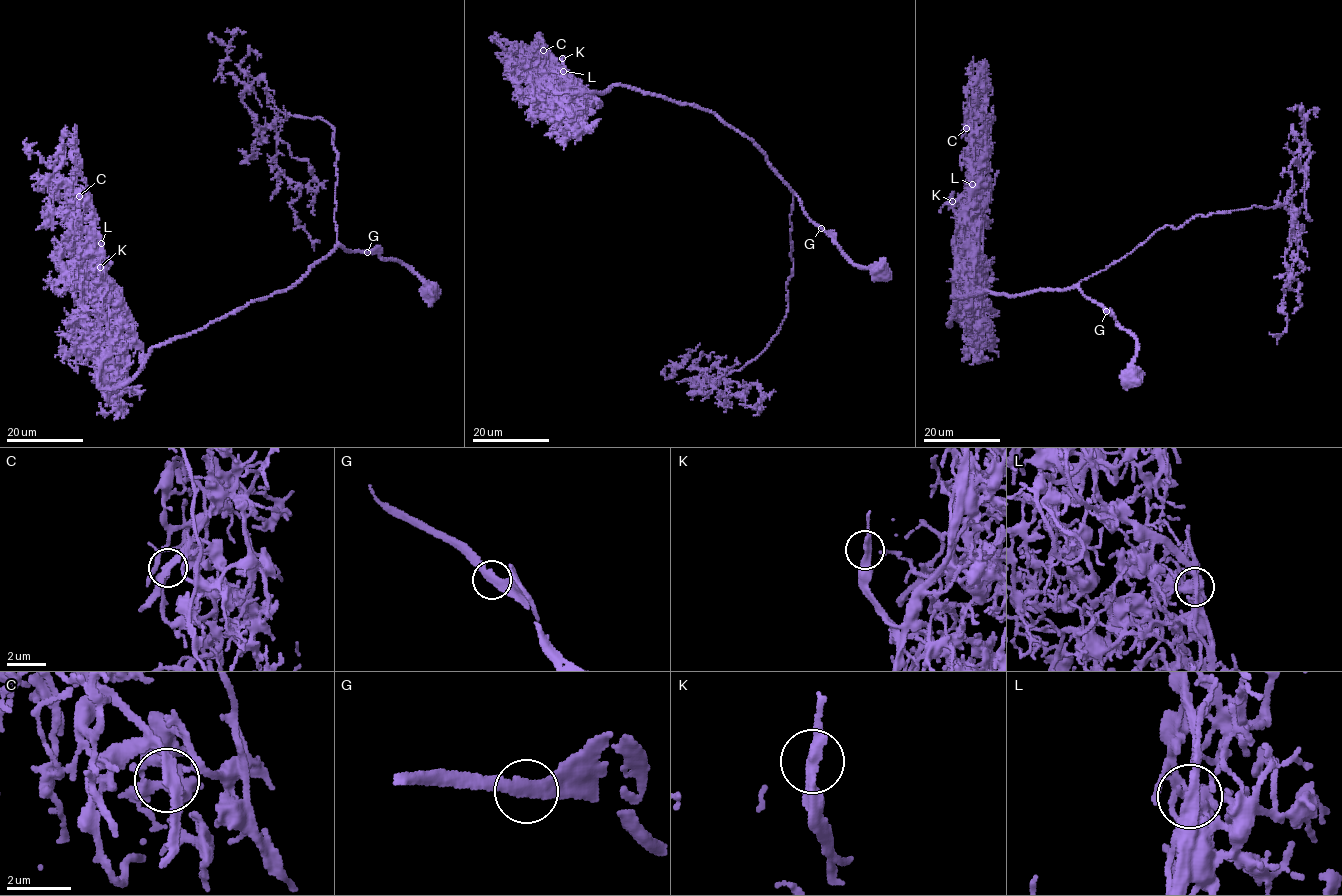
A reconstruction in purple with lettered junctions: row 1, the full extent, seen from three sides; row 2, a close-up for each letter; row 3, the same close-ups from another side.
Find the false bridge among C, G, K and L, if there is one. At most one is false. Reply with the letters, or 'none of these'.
none of these

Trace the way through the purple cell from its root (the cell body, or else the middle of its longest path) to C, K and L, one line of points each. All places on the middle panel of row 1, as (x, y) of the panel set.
C: (879, 269), (854, 264), (763, 150), (715, 114), (618, 85), (556, 92), (568, 70), (539, 64), (544, 50)
K: (879, 269), (854, 264), (763, 150), (715, 114), (618, 85), (600, 94), (556, 92), (569, 82), (562, 58)
L: (879, 269), (854, 264), (763, 150), (712, 113), (618, 85), (558, 92), (569, 85), (563, 71)

